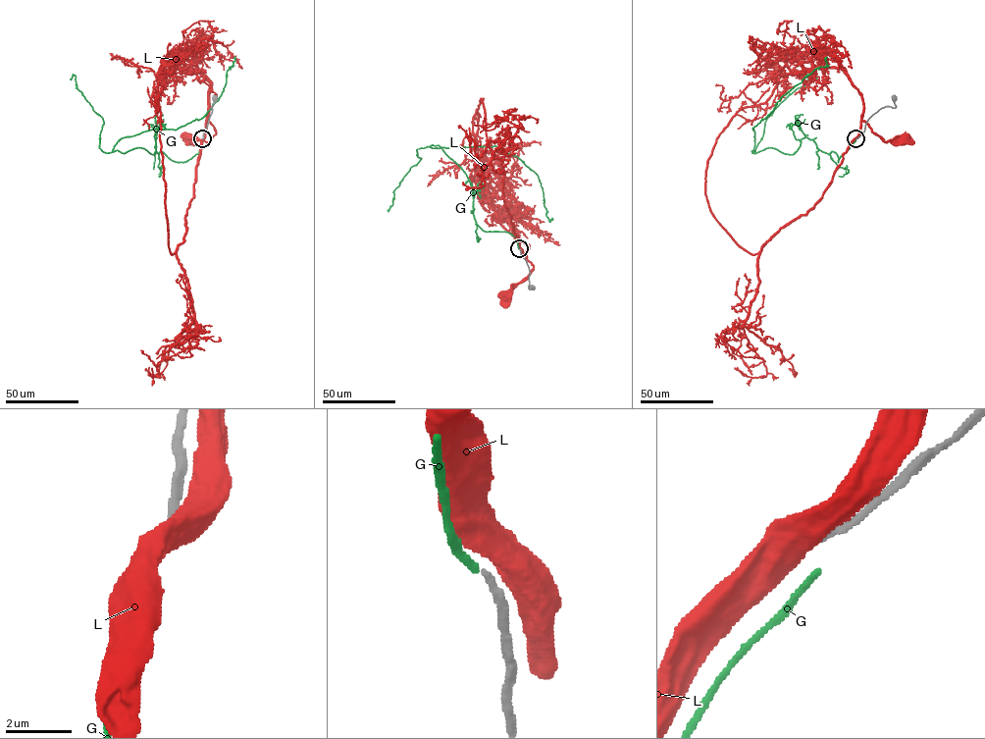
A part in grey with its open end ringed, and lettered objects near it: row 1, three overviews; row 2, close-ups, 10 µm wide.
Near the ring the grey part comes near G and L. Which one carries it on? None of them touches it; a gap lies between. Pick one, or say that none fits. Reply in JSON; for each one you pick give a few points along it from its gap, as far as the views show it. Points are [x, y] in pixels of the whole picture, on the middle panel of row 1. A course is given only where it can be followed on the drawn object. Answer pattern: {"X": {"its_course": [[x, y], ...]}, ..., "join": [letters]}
{"join": []}

